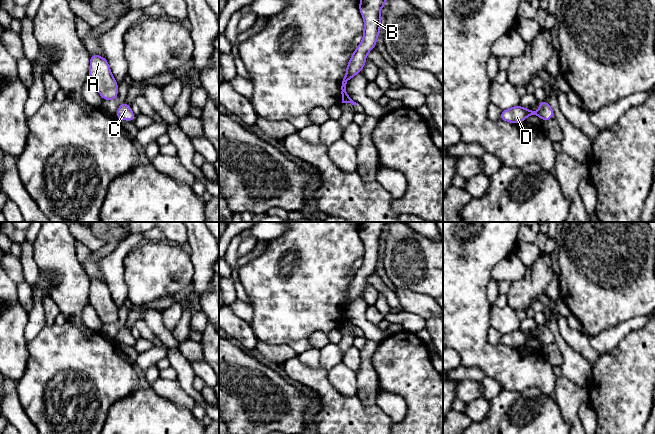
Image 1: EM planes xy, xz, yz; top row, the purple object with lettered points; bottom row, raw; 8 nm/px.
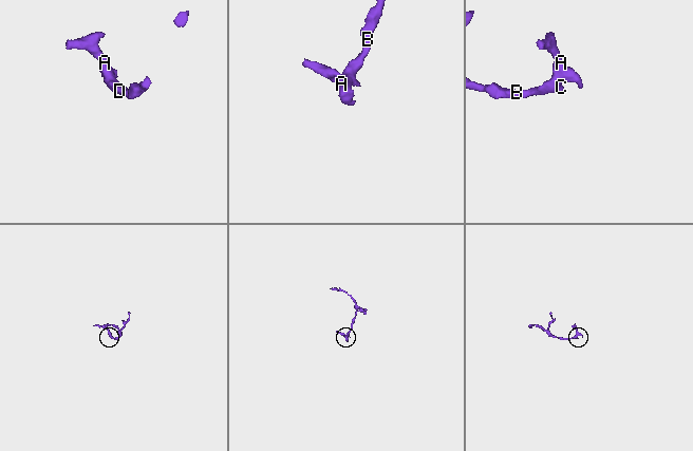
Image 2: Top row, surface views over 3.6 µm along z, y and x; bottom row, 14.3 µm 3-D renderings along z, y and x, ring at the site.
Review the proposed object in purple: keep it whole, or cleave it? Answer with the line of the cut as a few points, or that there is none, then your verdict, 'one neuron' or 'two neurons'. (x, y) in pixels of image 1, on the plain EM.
no cut | one neuron

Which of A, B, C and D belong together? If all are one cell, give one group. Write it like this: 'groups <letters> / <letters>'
groups A B C D

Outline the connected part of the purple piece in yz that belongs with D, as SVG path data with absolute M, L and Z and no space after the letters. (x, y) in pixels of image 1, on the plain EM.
M538 325L540 333L535 336L531 333L521 331L520 329L502 334L499 343L514 348L522 347L528 340L536 339L544 346L550 344L554 340L554 334L549 329L548 325Z

